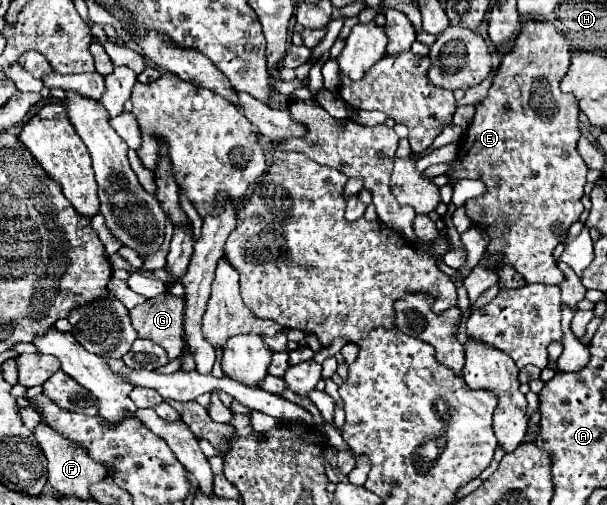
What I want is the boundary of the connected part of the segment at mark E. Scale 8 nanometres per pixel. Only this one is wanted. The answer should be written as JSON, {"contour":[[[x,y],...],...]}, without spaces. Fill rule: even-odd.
{"contour":[[[527,21],[515,39],[511,51],[503,57],[489,95],[477,103],[477,113],[473,123],[467,129],[467,139],[461,147],[459,157],[453,161],[453,183],[459,179],[481,179],[487,185],[487,193],[465,203],[467,215],[489,235],[487,253],[501,253],[503,263],[519,271],[527,283],[547,283],[557,285],[563,281],[561,269],[553,259],[553,249],[559,245],[559,237],[553,235],[551,225],[561,223],[563,229],[569,229],[583,211],[581,195],[585,187],[587,165],[577,153],[577,141],[581,137],[577,115],[579,105],[575,95],[563,93],[559,83],[569,69],[571,47],[565,35],[545,21]]]}

